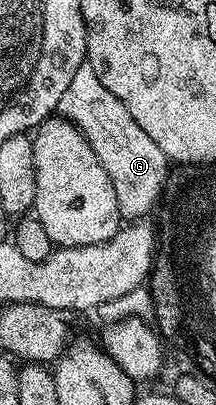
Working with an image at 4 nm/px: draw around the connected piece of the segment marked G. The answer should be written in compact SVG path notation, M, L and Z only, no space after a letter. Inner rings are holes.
M84 62L80 69L76 69L76 77L72 77L68 89L64 89L64 97L60 97L57 114L77 125L92 145L100 165L104 165L104 173L112 177L119 212L153 212L159 206L168 174L166 155L156 141L152 141L152 137L132 121L132 113L124 109L119 99L112 97L112 93L100 85L100 77L96 77L96 69L92 69L90 63Z

